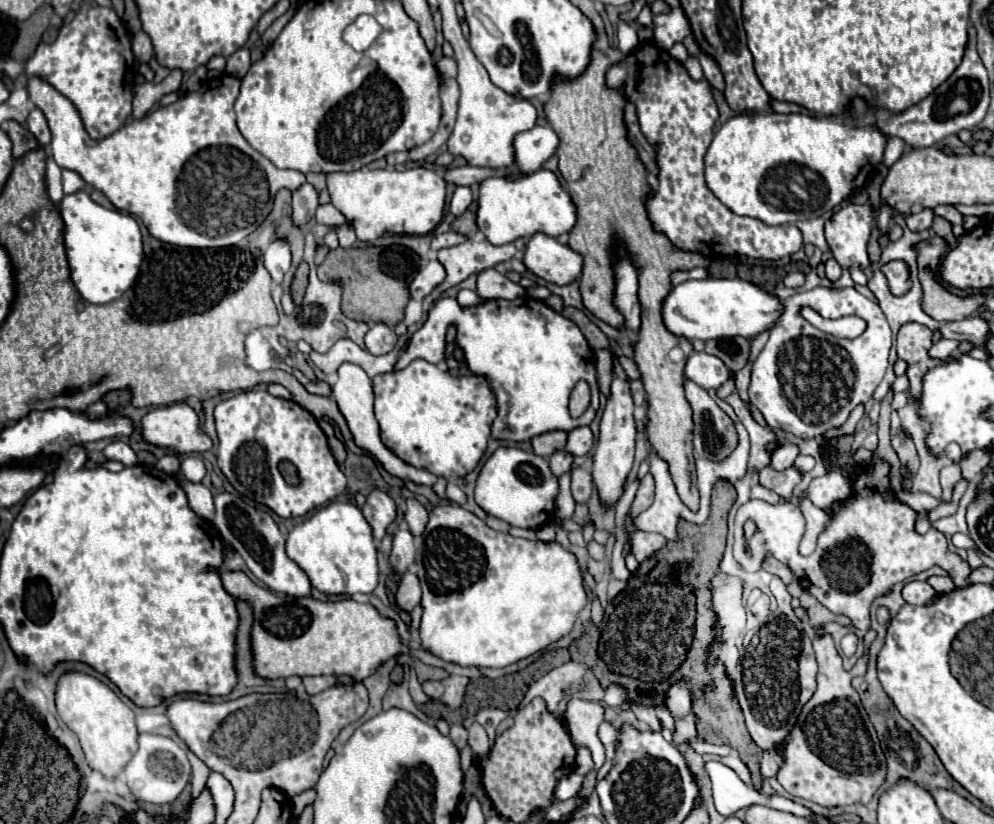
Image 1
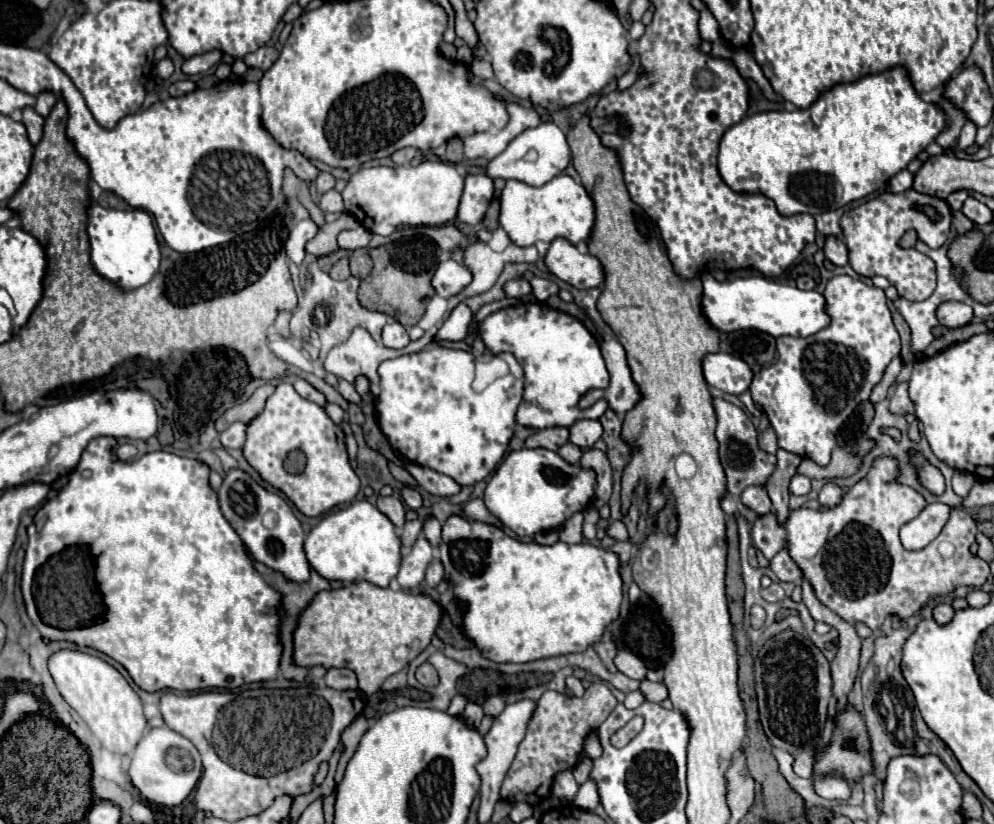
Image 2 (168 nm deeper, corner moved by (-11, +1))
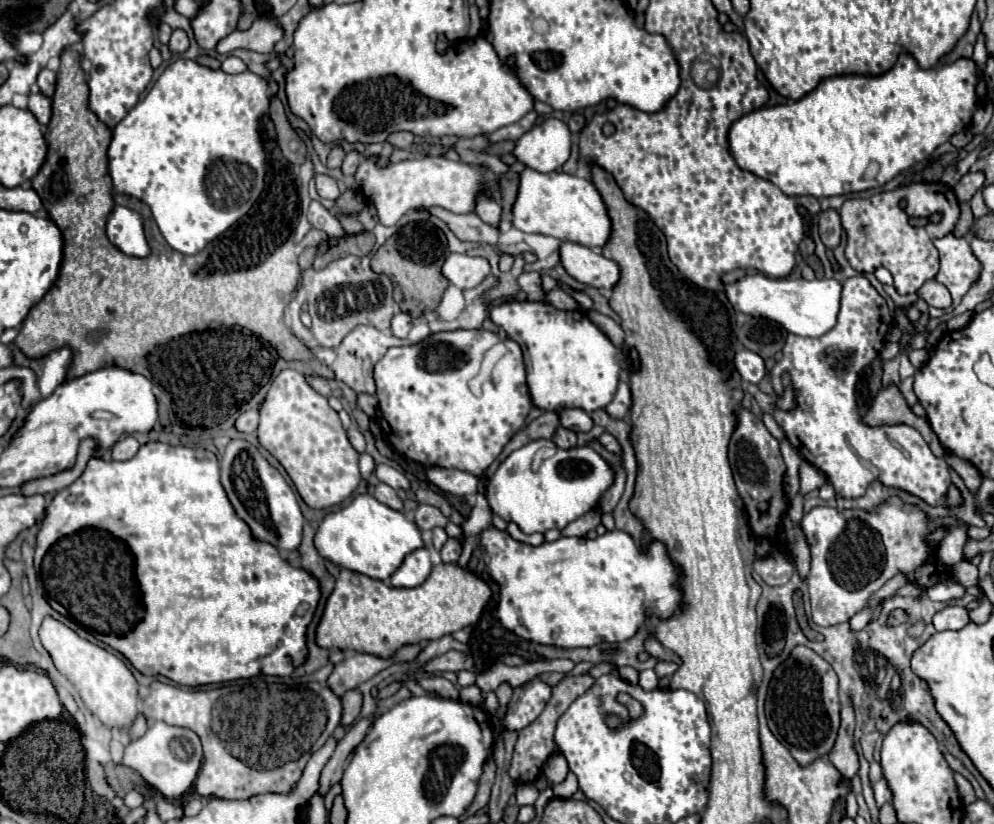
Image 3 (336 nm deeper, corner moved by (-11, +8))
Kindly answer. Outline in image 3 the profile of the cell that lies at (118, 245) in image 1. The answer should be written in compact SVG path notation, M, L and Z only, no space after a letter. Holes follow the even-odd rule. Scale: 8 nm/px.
M116 205L106 219L106 237L128 257L150 257L152 249L144 233L144 219L138 211Z

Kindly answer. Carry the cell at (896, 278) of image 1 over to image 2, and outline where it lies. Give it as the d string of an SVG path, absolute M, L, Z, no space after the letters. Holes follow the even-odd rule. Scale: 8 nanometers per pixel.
M906 190L902 194L890 194L884 192L856 208L850 208L844 212L840 226L844 232L844 240L848 246L848 258L854 272L860 276L886 276L890 284L898 290L898 294L906 300L926 300L934 288L936 288L936 264L918 250L902 250L900 238L906 230L914 228L918 232L918 240L922 240L926 246L942 246L948 240L950 234L950 222L952 222L952 210L946 200L920 194L916 190ZM912 204L936 204L942 220L932 222L926 214L912 208Z

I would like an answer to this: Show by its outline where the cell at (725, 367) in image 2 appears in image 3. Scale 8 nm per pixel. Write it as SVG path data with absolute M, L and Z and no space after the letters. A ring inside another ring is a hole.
M748 349L736 351L734 365L736 365L736 371L740 373L740 377L744 381L748 381L748 383L760 383L764 379L764 375L766 375L762 357L752 353L752 351L748 351Z

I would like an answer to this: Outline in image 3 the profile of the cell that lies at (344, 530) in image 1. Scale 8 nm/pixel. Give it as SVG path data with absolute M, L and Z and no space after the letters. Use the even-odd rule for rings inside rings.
M364 493L354 497L346 507L324 517L316 531L314 545L322 559L372 579L386 581L400 567L402 559L408 553L420 549L424 543L418 527L412 521L408 521L400 511L394 511L388 505L376 501L372 495Z

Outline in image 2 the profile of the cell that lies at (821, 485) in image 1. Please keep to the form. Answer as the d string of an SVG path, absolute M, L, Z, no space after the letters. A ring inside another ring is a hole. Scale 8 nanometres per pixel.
M828 482L828 484L820 490L818 500L820 500L820 504L822 504L822 506L832 508L832 506L836 506L836 504L842 500L842 490L840 490L834 482Z

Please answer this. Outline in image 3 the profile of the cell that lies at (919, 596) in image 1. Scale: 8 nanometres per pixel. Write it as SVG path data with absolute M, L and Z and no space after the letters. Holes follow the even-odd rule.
M948 605L942 611L938 611L932 619L932 625L936 627L936 631L944 631L944 629L962 629L968 623L968 613L964 607L956 607L956 605Z

